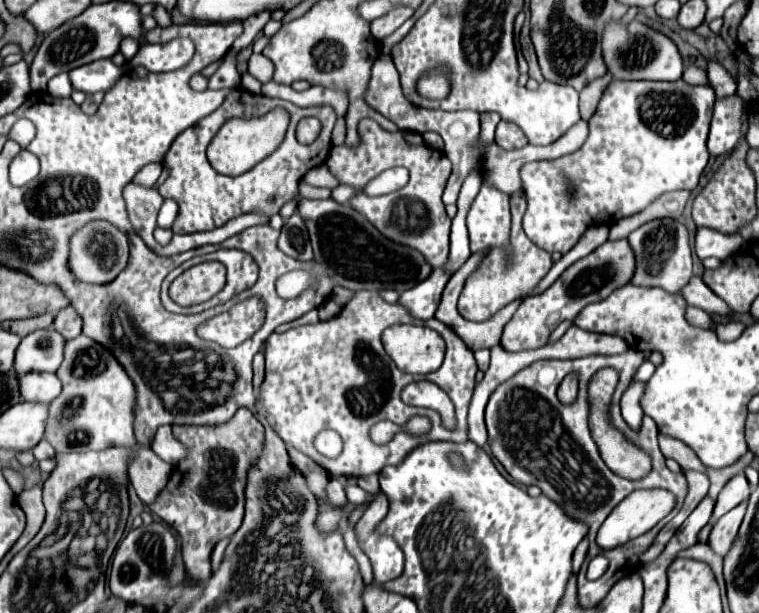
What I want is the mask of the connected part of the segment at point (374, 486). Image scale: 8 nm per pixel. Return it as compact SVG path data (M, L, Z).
M372 474L358 478L358 485L369 494L377 494L380 491L379 475Z

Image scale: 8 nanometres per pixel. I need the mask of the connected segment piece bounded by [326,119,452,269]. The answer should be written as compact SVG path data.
M362 119L358 123L358 133L360 143L356 147L333 145L329 151L326 164L338 183L350 185L355 191L356 188L363 191L368 181L390 167L406 168L409 171L409 181L406 187L390 195L354 195L350 199L352 209L362 213L386 239L420 251L432 269L446 265L450 217L446 215L442 203L442 191L452 171L450 160L442 151L430 149L428 145L409 145L404 139L404 131L384 131L374 119Z

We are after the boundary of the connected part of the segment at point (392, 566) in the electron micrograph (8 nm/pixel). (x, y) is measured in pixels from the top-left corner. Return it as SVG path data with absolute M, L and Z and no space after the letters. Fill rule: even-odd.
M380 491L376 499L370 503L364 517L356 525L356 537L358 537L360 549L368 555L374 569L374 581L378 585L400 577L404 571L404 553L400 551L396 541L392 541L390 537L378 535L374 531L376 525L386 517L388 507L390 507L388 497Z

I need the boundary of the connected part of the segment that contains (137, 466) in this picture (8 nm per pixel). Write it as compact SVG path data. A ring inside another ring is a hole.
M148 447L138 449L128 467L130 467L130 481L138 497L146 505L158 497L160 489L164 489L164 483L168 483L172 471L172 465L162 461L158 455L154 459L154 453Z

